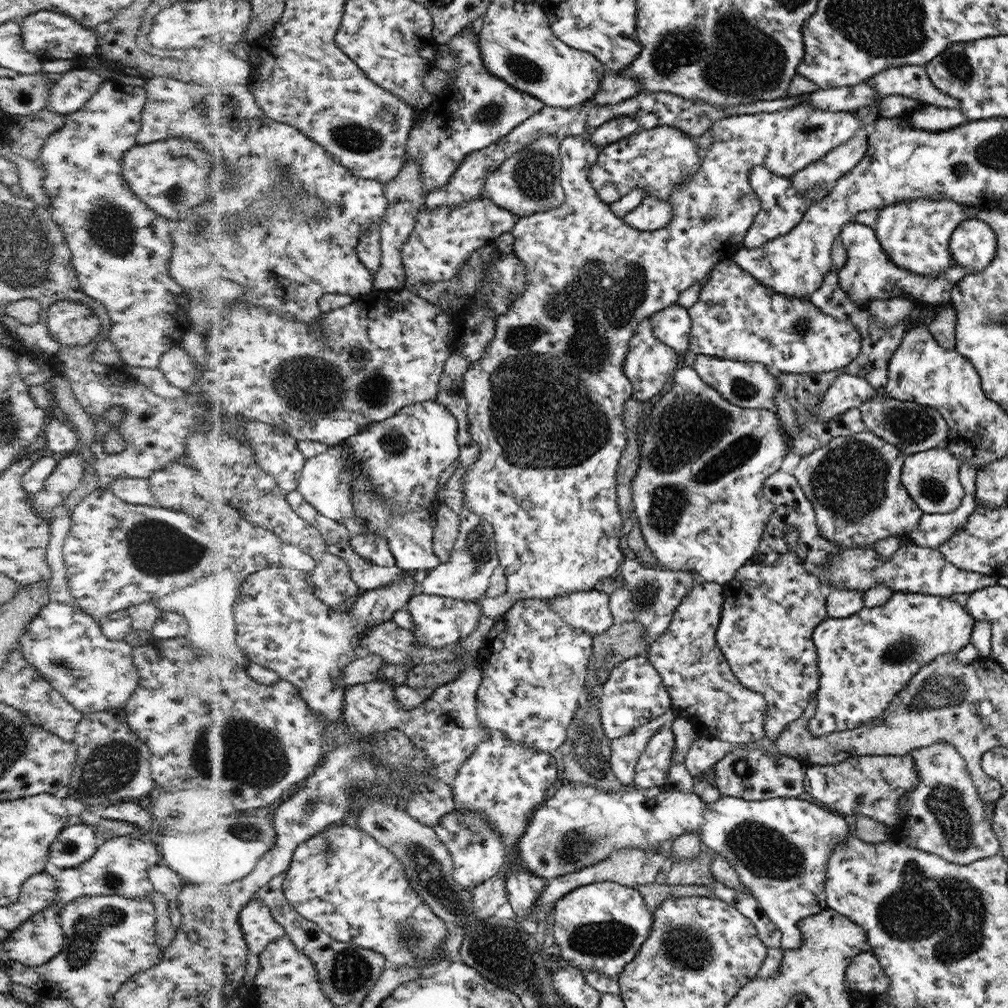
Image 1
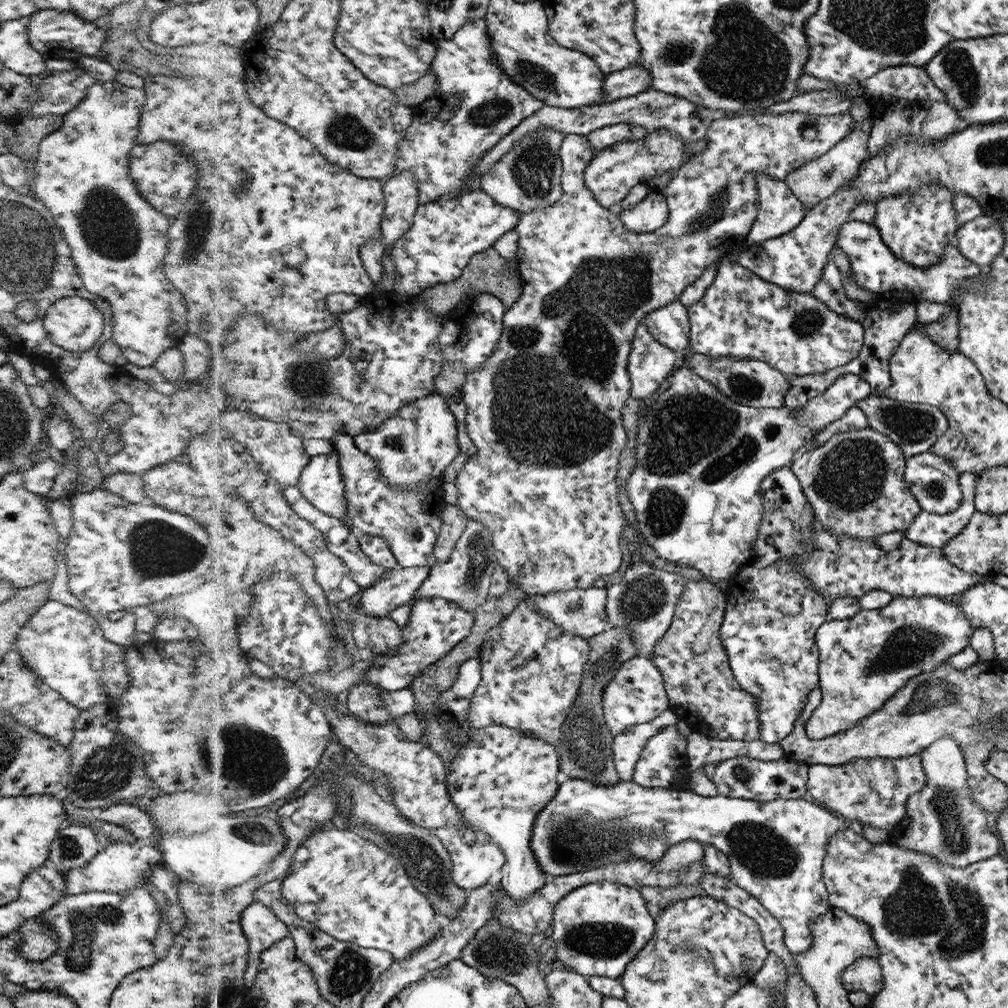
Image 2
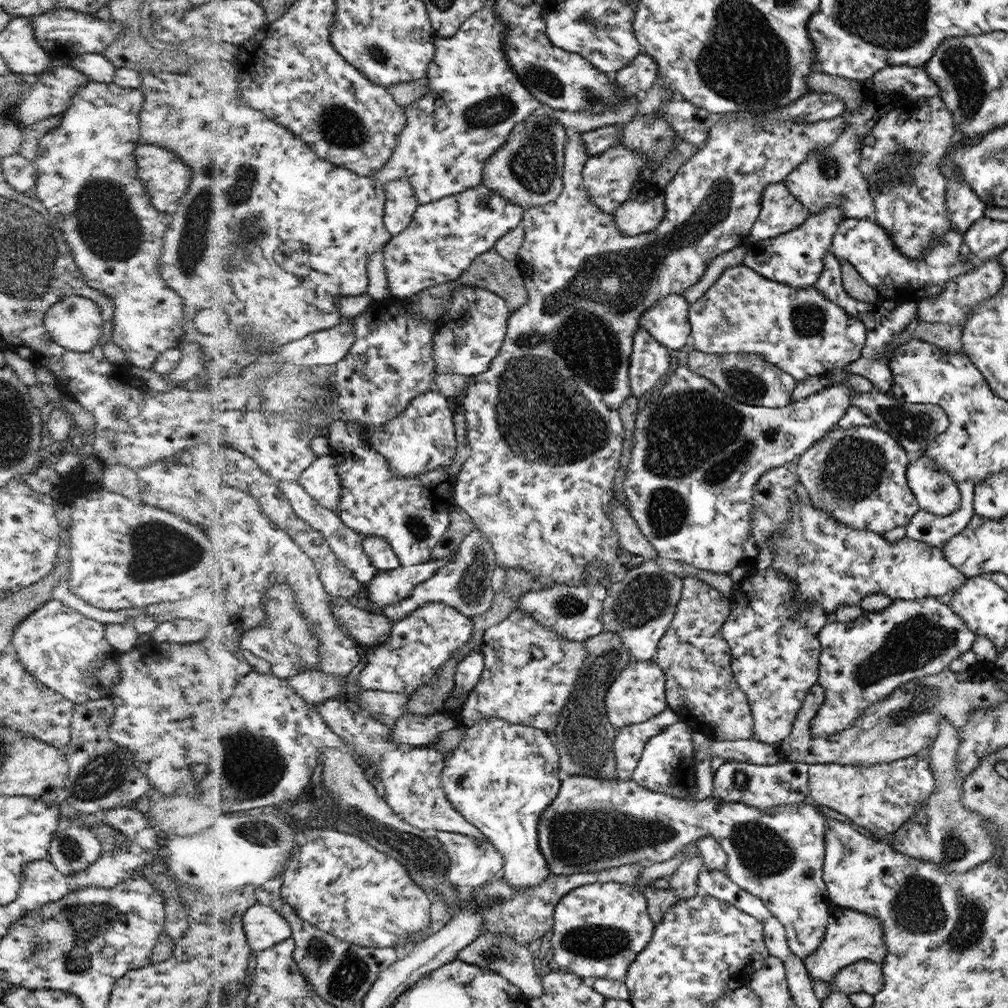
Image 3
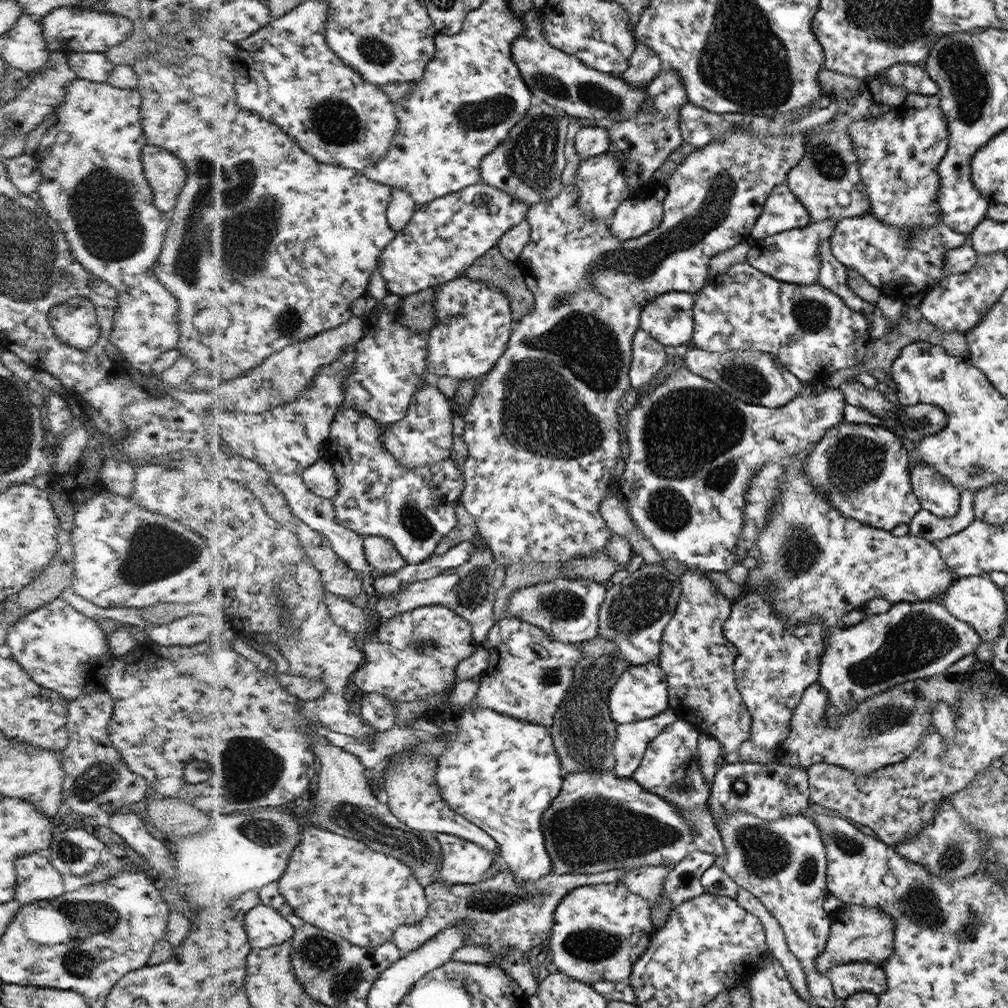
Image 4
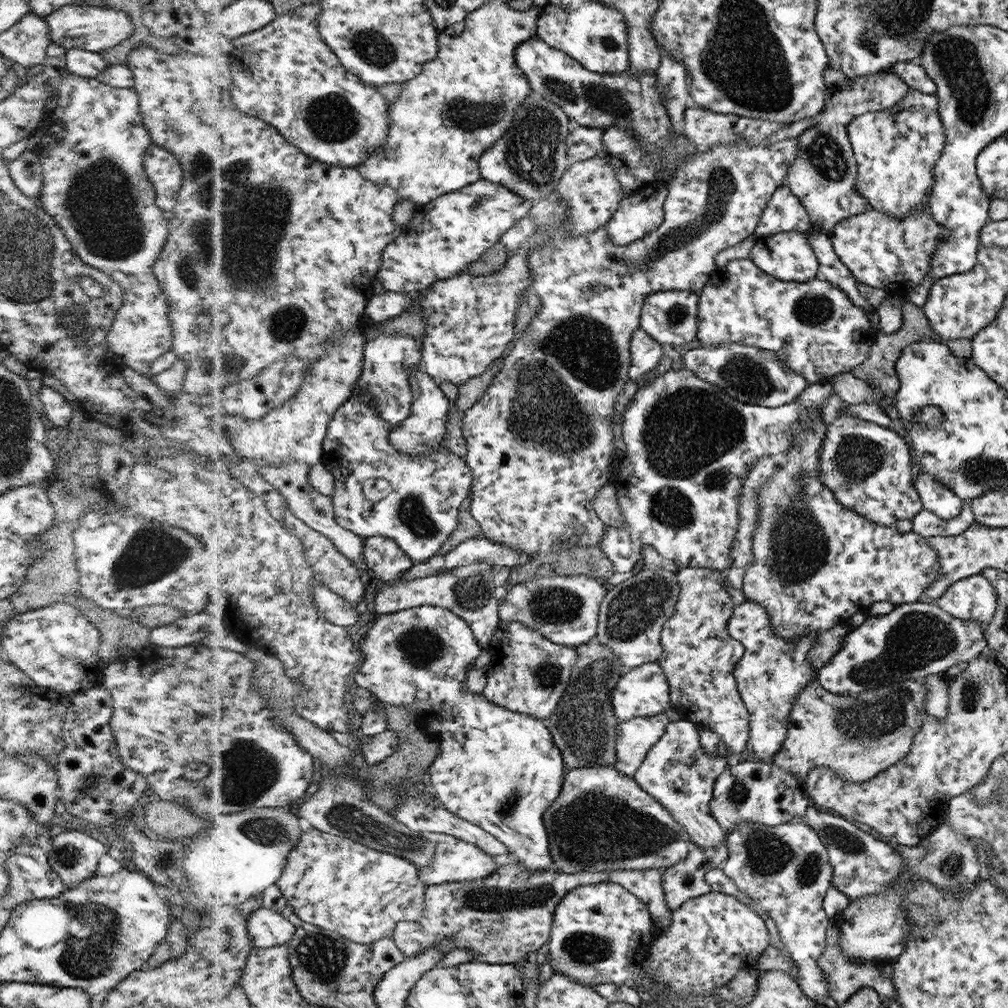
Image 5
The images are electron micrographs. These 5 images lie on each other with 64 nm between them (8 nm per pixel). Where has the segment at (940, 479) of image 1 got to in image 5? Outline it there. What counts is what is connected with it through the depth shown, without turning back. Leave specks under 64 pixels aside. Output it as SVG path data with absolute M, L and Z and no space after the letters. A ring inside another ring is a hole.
M920 472L915 476L914 488L915 491L919 490L922 508L941 520L951 520L962 512L962 500L949 488L943 487L934 475Z

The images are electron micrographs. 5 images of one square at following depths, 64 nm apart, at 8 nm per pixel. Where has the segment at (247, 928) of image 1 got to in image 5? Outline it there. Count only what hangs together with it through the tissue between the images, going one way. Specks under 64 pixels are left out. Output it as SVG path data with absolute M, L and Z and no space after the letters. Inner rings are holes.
M264 907L249 917L248 929L254 946L259 948L287 945L296 933L295 925L287 917Z

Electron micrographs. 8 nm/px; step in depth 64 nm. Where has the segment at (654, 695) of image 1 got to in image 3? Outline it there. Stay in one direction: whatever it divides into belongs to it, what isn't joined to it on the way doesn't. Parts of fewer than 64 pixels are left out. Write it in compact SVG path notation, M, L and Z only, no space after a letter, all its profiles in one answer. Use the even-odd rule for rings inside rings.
M633 660L617 672L617 678L610 684L605 696L606 714L611 725L618 728L649 721L668 708L664 695L664 676L652 660Z

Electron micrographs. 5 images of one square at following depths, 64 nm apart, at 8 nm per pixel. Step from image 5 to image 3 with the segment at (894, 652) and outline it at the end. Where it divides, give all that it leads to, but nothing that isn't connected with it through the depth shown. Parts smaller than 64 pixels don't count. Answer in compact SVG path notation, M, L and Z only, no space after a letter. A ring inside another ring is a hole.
M927 597L917 600L895 599L879 611L863 611L859 618L846 624L837 621L827 623L817 637L821 643L817 684L825 691L825 701L814 716L812 729L815 737L825 737L850 728L855 717L862 716L875 702L890 696L899 685L947 669L953 658L973 648L977 636L944 600Z

